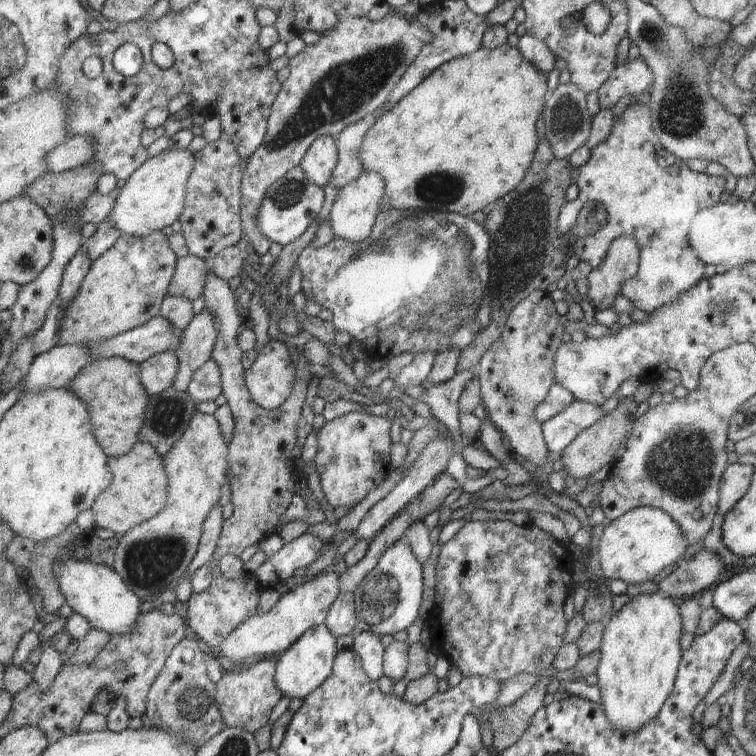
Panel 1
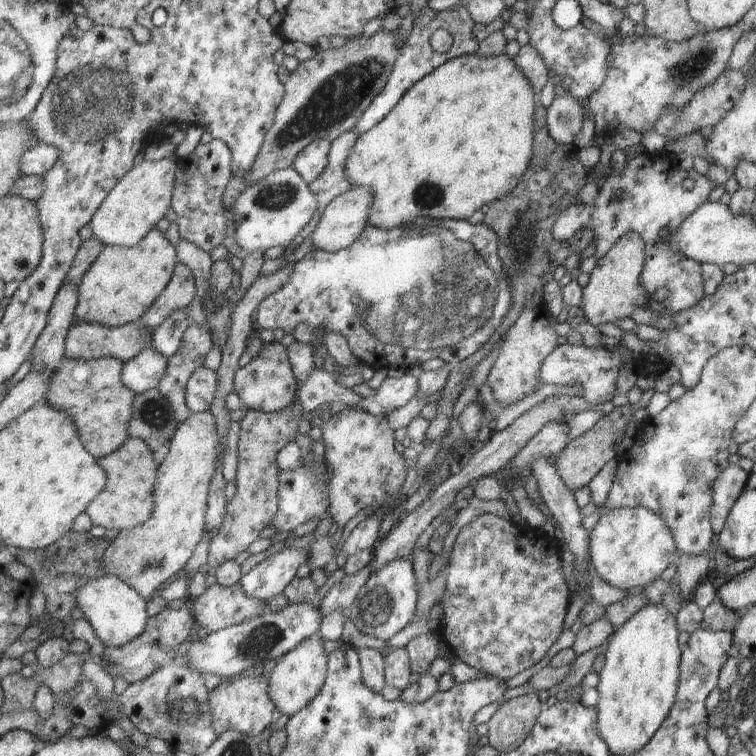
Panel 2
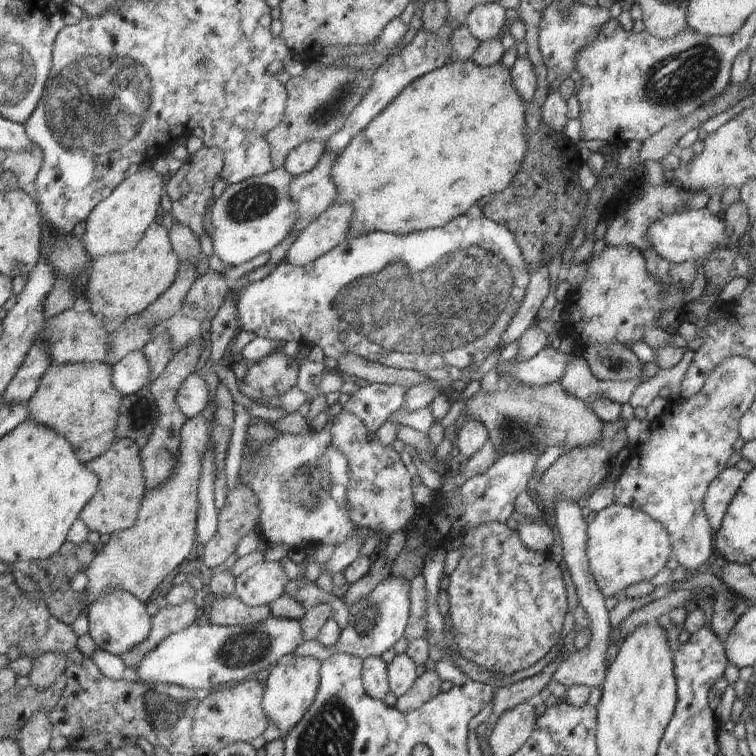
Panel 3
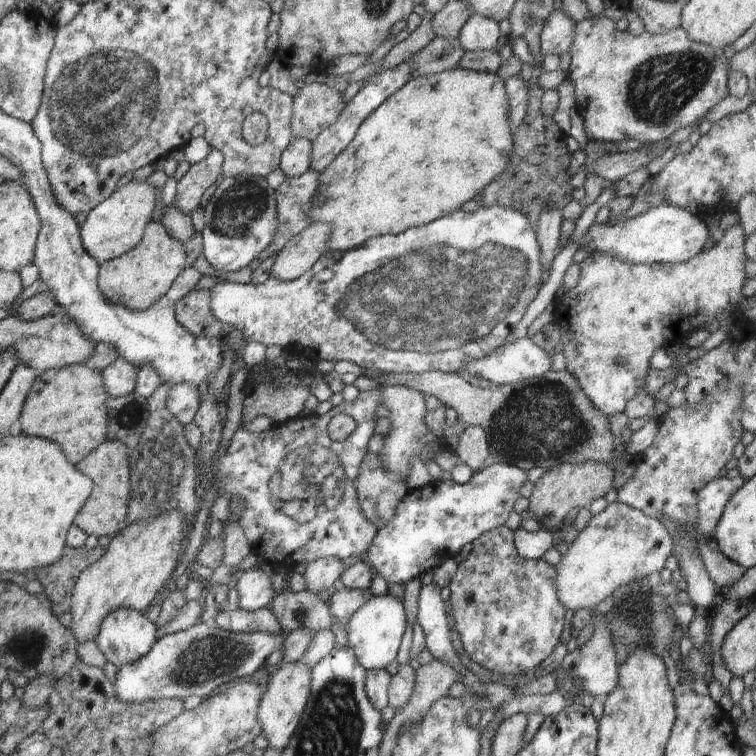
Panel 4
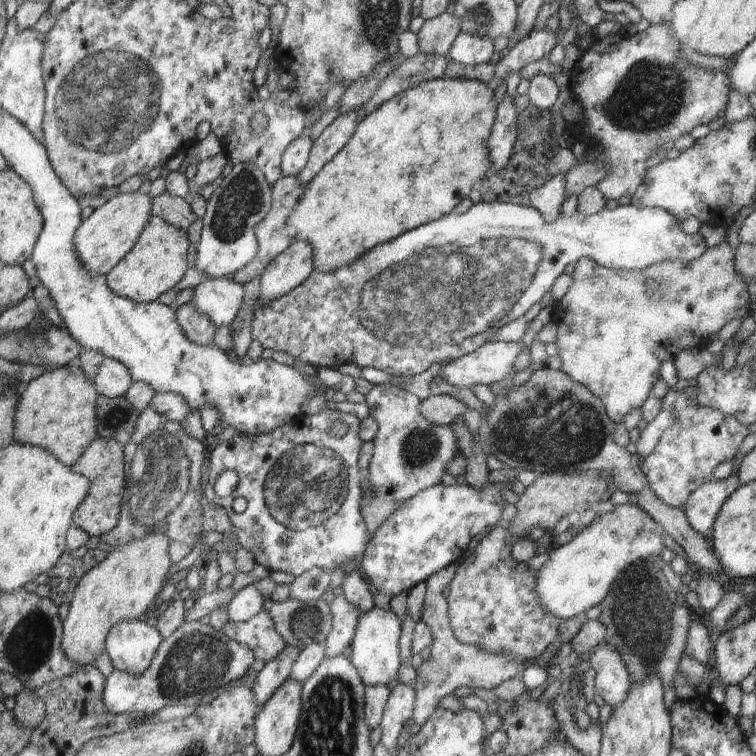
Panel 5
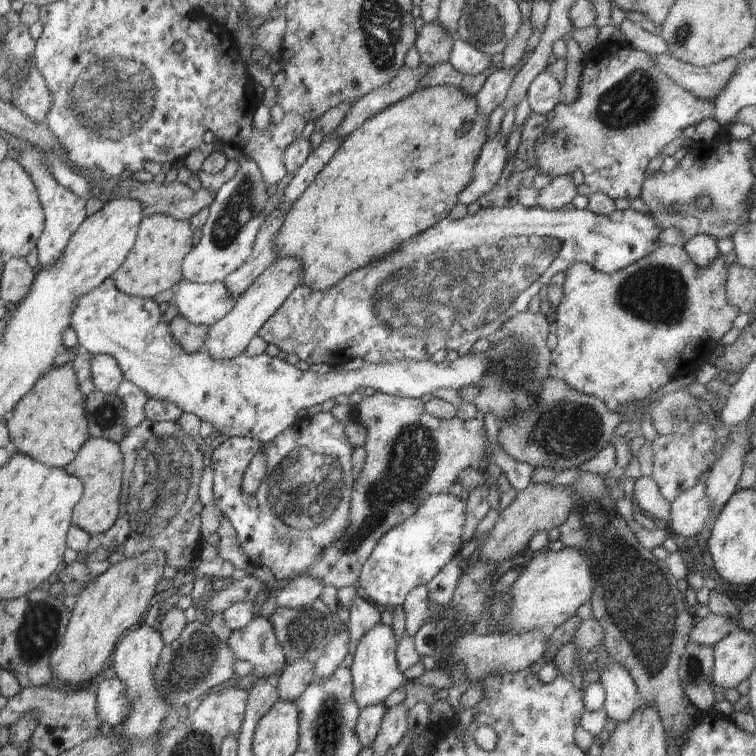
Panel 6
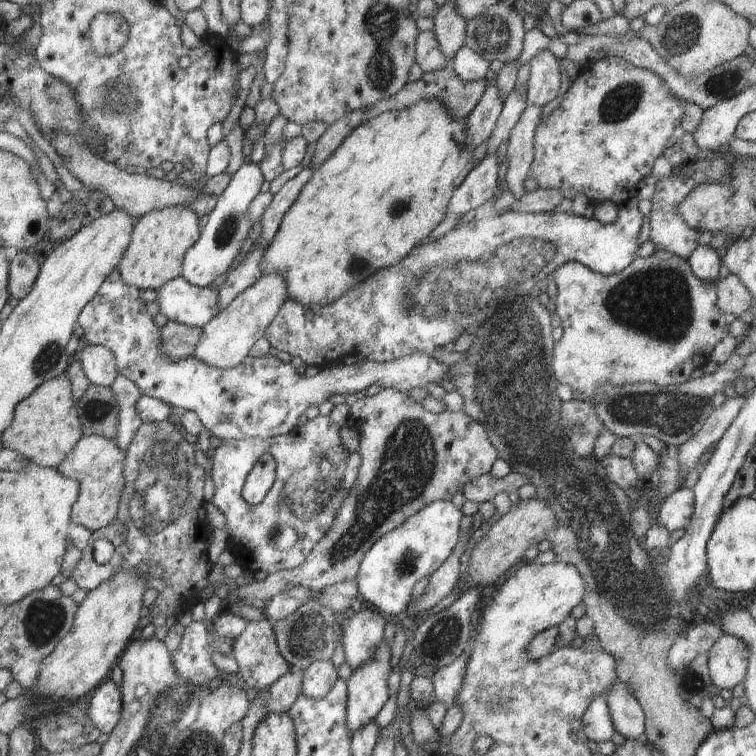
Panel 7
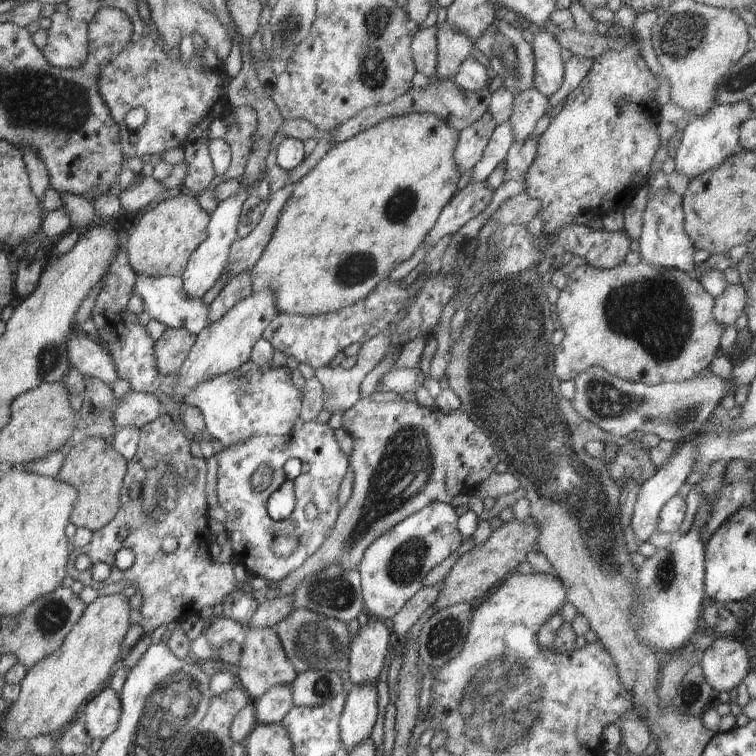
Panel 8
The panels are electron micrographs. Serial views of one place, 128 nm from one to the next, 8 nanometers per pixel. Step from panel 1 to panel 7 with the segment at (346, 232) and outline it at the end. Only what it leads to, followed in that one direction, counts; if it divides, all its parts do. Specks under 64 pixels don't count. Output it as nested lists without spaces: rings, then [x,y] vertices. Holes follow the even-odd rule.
[[[270,272],[262,275],[204,326],[193,356],[196,356],[200,362],[220,370],[238,366],[249,356],[250,349],[256,341],[264,336],[264,330],[276,318],[287,298],[286,282],[280,274]]]

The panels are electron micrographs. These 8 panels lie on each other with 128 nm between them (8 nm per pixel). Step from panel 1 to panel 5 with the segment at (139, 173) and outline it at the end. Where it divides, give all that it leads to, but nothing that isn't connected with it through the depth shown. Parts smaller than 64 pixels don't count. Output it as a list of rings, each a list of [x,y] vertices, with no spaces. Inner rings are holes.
[[[139,190],[126,194],[118,193],[102,206],[96,207],[91,216],[82,221],[75,232],[74,250],[88,274],[105,275],[132,250],[146,222],[150,220],[151,206],[148,194],[142,194]]]

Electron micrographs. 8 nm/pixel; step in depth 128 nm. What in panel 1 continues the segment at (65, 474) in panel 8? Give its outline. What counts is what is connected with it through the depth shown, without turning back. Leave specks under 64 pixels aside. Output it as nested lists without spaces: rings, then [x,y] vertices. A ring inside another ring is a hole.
[[[138,441],[128,454],[119,457],[108,457],[107,465],[113,476],[112,482],[96,498],[96,502],[91,508],[95,516],[97,528],[108,528],[108,530],[112,530],[116,534],[123,535],[133,526],[138,526],[140,523],[156,516],[166,506],[166,500],[168,500],[168,478],[164,470],[163,458],[159,456],[151,444]]]

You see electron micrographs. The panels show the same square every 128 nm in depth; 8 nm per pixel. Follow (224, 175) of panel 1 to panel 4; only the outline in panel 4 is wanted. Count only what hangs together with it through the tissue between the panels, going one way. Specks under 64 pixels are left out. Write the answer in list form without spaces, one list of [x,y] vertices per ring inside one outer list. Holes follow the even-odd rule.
[[[213,149],[199,164],[194,164],[178,181],[173,204],[183,214],[192,215],[199,208],[202,195],[218,180],[225,168],[225,159],[220,150]]]

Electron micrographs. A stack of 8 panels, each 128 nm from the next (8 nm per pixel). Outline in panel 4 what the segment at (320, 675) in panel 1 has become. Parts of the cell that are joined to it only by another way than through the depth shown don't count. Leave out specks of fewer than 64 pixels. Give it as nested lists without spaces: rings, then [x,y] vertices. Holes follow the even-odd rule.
[[[301,660],[296,663],[284,665],[271,676],[265,686],[265,694],[259,705],[257,720],[259,721],[264,738],[268,741],[268,747],[276,751],[284,751],[292,739],[298,724],[302,719],[304,708],[308,703],[311,686],[311,669],[308,669]]]

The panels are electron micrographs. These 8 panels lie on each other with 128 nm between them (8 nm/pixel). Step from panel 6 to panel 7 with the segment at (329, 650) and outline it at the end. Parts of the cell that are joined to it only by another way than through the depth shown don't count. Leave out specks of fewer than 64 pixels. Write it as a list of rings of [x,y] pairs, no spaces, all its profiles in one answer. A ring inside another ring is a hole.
[[[331,660],[314,661],[303,671],[302,693],[310,698],[324,697],[338,680],[338,672]]]

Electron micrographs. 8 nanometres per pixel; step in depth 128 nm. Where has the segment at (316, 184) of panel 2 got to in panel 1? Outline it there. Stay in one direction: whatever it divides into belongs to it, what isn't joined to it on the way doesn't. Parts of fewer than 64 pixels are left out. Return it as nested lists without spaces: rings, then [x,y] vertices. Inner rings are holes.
[[[382,105],[372,114],[368,114],[366,118],[362,118],[362,120],[344,128],[337,136],[338,164],[332,172],[330,186],[341,189],[362,174],[364,166],[362,166],[362,162],[358,157],[358,150],[360,150],[364,136],[370,130],[370,127],[385,112],[386,108]]]

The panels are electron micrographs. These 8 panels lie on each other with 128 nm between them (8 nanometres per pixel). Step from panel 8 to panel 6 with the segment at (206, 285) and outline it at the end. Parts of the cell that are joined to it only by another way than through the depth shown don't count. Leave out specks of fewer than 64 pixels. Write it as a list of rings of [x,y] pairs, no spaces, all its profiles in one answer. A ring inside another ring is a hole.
[[[240,156],[235,176],[217,191],[208,207],[209,215],[202,228],[202,238],[184,258],[183,278],[189,283],[214,283],[238,270],[250,256],[258,230],[264,220],[269,186],[253,160]]]

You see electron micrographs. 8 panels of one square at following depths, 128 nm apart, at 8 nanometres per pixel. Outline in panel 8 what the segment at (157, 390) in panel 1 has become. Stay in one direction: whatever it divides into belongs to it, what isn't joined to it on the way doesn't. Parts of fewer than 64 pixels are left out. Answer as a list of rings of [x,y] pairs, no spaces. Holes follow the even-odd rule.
[[[73,331],[67,341],[68,363],[83,377],[96,377],[106,385],[118,378],[111,354],[97,339]]]

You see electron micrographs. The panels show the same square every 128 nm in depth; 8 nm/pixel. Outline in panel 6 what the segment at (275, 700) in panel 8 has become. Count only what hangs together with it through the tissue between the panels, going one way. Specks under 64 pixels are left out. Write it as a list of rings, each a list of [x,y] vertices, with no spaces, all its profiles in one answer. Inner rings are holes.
[[[310,660],[287,663],[281,670],[278,680],[278,699],[296,702],[316,676],[314,665],[315,663]]]

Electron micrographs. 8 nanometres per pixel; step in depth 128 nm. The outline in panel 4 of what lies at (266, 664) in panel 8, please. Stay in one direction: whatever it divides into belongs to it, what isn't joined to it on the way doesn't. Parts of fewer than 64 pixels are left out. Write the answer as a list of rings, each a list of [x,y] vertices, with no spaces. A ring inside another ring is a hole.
[[[238,607],[234,611],[220,611],[217,614],[216,624],[220,629],[232,633],[264,632],[276,637],[284,634],[275,615],[268,607],[255,612],[247,612]]]

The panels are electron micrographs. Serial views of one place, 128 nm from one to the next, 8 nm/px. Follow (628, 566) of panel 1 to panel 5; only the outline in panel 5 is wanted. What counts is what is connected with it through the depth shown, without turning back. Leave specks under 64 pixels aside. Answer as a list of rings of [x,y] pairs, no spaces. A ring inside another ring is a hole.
[[[637,504],[616,505],[612,512],[597,516],[567,544],[549,548],[550,558],[540,570],[537,570],[538,574],[536,574],[536,594],[538,594],[540,606],[544,608],[544,612],[552,614],[554,618],[560,618],[560,621],[574,618],[585,613],[588,608],[598,606],[607,597],[608,590],[612,588],[612,582],[616,582],[616,578],[622,572],[626,572],[628,566],[640,565],[640,562],[645,560],[653,561],[654,556],[661,556],[665,548],[662,538],[664,534],[658,523]]]

